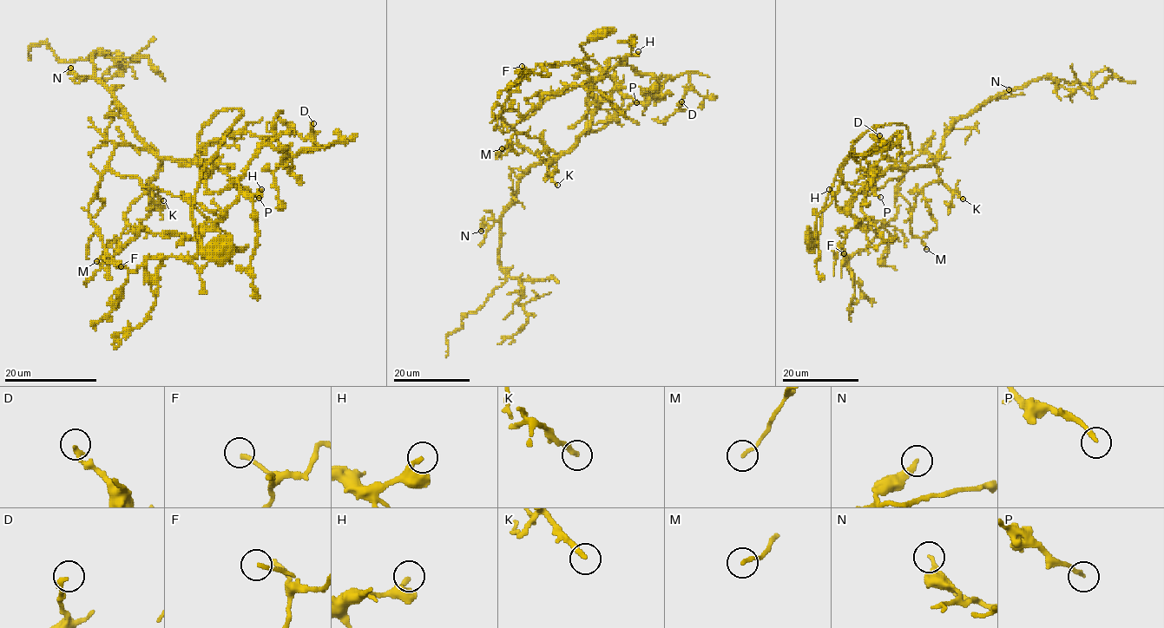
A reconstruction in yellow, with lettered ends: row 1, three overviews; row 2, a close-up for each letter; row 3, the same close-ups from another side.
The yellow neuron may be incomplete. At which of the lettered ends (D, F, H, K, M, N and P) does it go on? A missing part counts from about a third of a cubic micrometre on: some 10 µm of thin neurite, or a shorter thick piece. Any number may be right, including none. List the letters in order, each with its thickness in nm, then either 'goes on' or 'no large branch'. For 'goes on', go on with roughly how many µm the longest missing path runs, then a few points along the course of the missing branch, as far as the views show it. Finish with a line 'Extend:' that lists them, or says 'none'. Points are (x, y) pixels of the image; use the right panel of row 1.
D: 240 nm thick; no large branch
F: 180 nm thick; no large branch
H: 220 nm thick; goes on; about 7 µm are missing
K: 240 nm thick; goes on; about 35 µm are missing
M: 170 nm thick; no large branch
N: 260 nm thick; no large branch
P: 200 nm thick; goes on; about 10 µm are missing; missing branch runs (880, 197), (884, 200), (901, 205), (910, 217)
Extend: H, K, P

